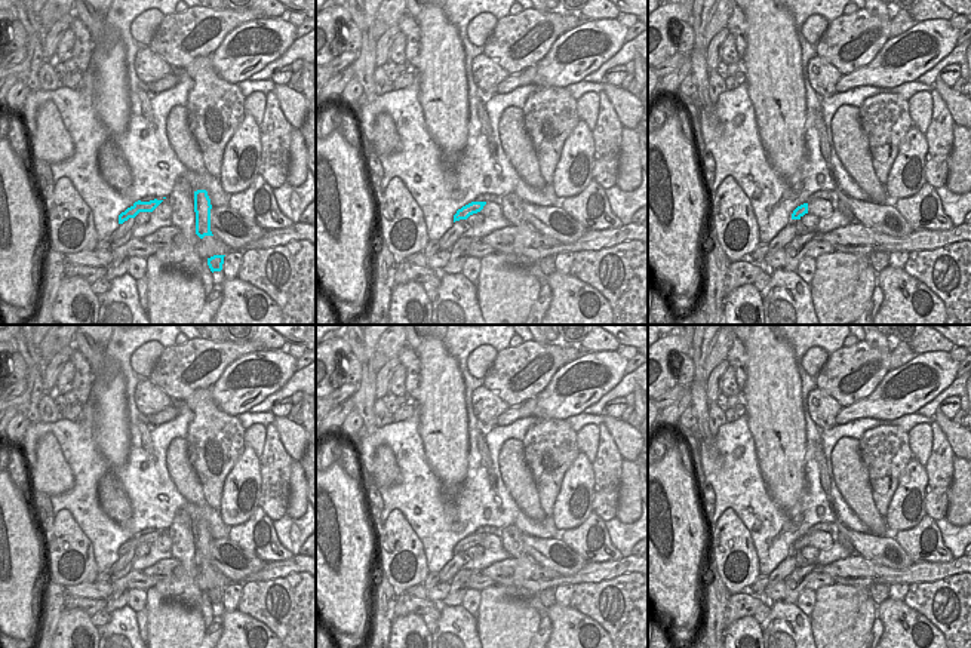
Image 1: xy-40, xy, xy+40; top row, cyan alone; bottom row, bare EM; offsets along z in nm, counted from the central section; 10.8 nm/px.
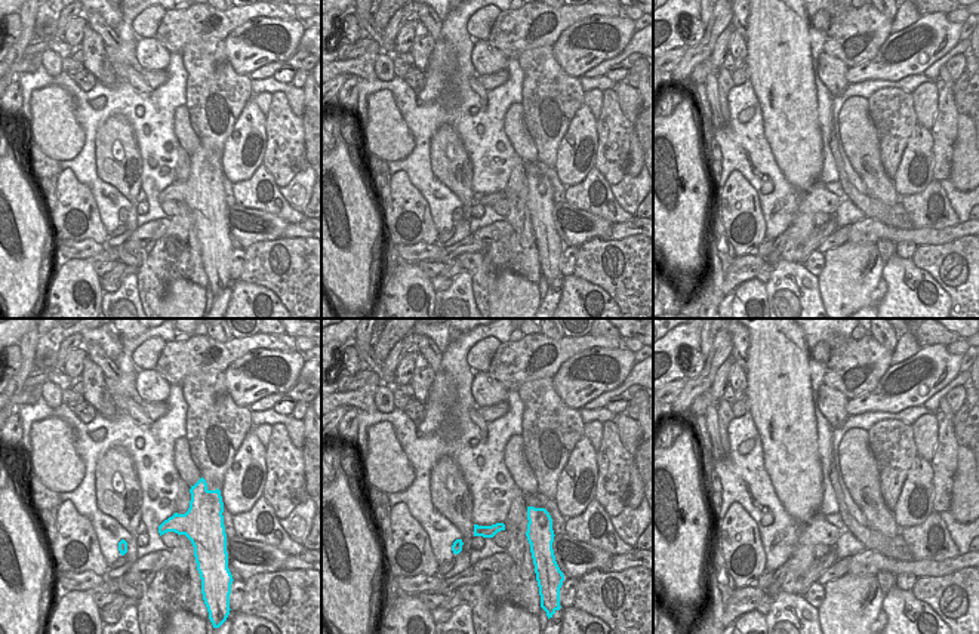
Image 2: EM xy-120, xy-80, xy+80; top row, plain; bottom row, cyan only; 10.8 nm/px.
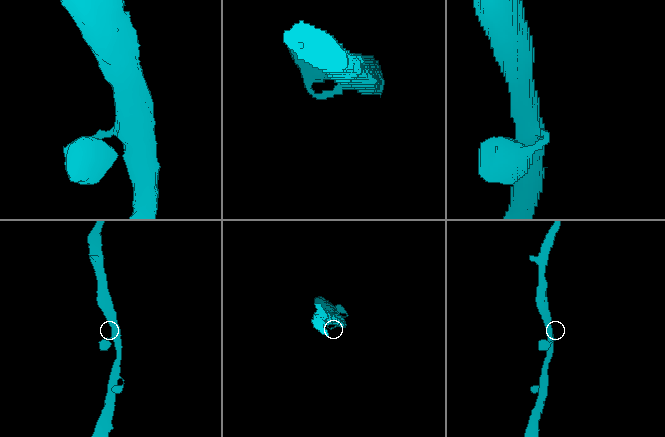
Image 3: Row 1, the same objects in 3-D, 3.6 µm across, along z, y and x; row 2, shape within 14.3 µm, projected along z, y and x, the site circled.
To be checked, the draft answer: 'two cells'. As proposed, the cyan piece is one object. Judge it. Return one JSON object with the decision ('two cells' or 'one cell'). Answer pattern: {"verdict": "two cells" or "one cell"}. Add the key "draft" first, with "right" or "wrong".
{"draft": "wrong", "verdict": "one cell"}

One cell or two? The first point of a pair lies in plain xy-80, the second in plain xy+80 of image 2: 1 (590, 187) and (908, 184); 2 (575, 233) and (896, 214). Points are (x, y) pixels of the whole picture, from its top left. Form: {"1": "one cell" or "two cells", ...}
{"1": "two cells", "2": "one cell"}

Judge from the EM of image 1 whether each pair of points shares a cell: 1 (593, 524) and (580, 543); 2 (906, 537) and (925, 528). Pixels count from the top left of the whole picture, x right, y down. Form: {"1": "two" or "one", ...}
{"1": "one", "2": "one"}

